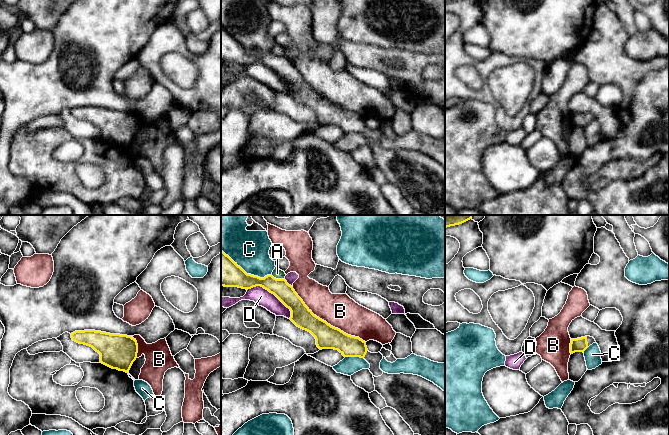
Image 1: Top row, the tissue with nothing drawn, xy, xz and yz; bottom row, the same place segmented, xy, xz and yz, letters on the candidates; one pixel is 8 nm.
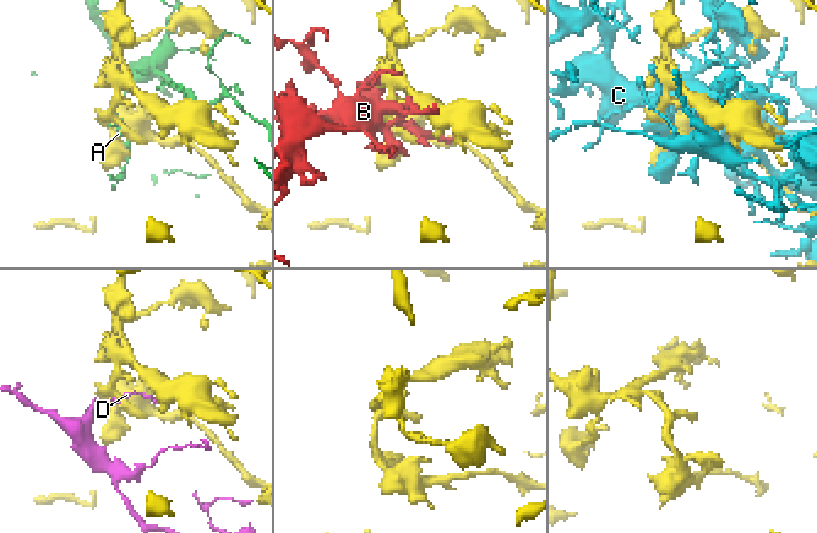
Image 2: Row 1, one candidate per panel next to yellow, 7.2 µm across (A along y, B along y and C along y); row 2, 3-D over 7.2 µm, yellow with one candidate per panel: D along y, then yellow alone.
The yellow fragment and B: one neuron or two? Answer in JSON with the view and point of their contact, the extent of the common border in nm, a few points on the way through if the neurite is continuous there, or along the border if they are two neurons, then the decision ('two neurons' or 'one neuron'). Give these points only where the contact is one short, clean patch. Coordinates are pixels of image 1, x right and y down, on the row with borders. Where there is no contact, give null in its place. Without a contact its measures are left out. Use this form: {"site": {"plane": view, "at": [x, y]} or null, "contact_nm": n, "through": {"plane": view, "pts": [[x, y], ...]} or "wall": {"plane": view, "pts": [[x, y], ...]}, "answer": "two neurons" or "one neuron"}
{"site": {"plane": "xz", "at": [325, 321]}, "contact_nm": 750, "answer": "two neurons"}

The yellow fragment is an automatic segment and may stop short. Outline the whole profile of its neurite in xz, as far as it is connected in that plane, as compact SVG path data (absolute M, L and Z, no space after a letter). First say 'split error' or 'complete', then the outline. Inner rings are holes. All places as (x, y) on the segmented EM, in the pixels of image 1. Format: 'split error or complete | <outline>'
split error | M221 250L221 286L246 290L261 286L268 290L290 309L290 320L315 337L320 350L334 349L344 357L364 358L370 364L375 391L385 399L388 407L400 414L414 434L445 435L445 391L418 375L383 372L380 352L369 352L365 341L314 315L285 279L247 274Z

